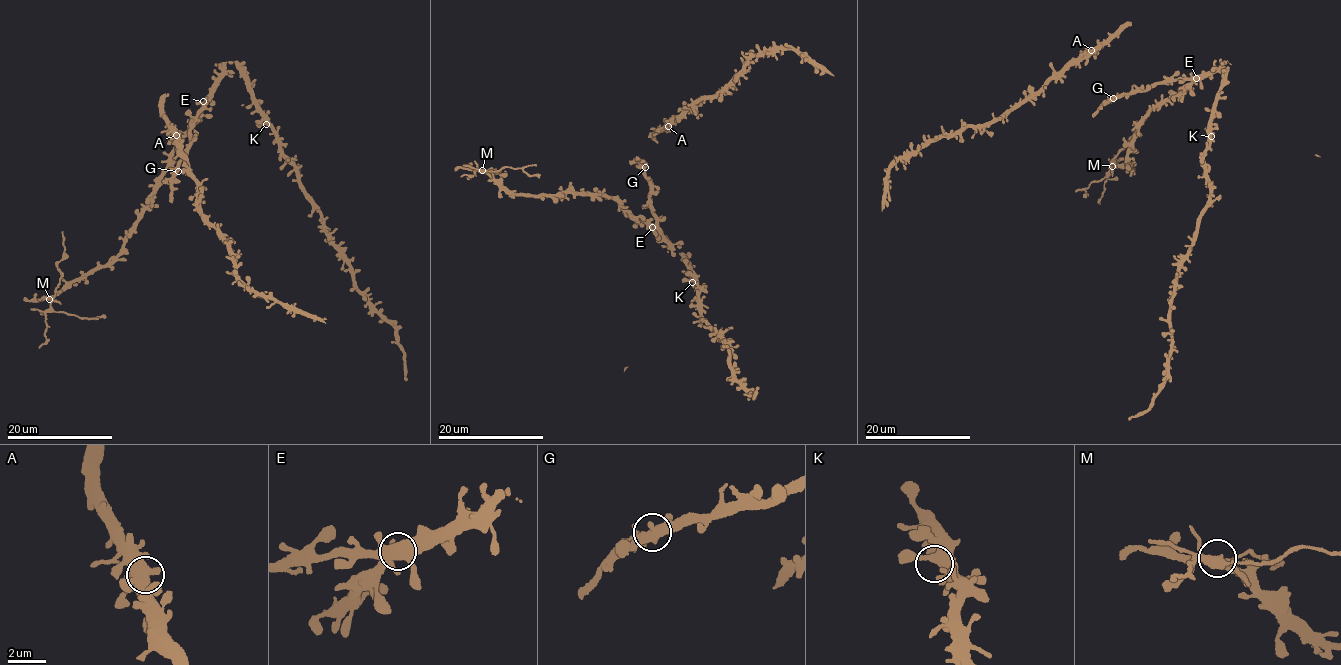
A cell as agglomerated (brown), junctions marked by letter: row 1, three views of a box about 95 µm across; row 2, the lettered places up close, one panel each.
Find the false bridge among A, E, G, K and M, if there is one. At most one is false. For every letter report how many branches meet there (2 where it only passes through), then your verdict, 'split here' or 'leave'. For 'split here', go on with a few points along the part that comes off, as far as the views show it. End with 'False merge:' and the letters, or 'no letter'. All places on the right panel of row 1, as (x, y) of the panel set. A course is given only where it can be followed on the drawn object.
A: 4 branches meet; leave
E: 6 branches meet; leave
G: 3 branches meet; leave
K: 5 branches meet; leave
M: 6 branches meet; split here; foreign part runs (1112, 166), (1110, 163), (1130, 139), (1141, 118)
False merge: M

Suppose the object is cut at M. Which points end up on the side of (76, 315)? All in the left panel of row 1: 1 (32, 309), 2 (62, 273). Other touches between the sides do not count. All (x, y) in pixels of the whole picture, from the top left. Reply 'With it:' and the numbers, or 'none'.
With it: 1, 2

